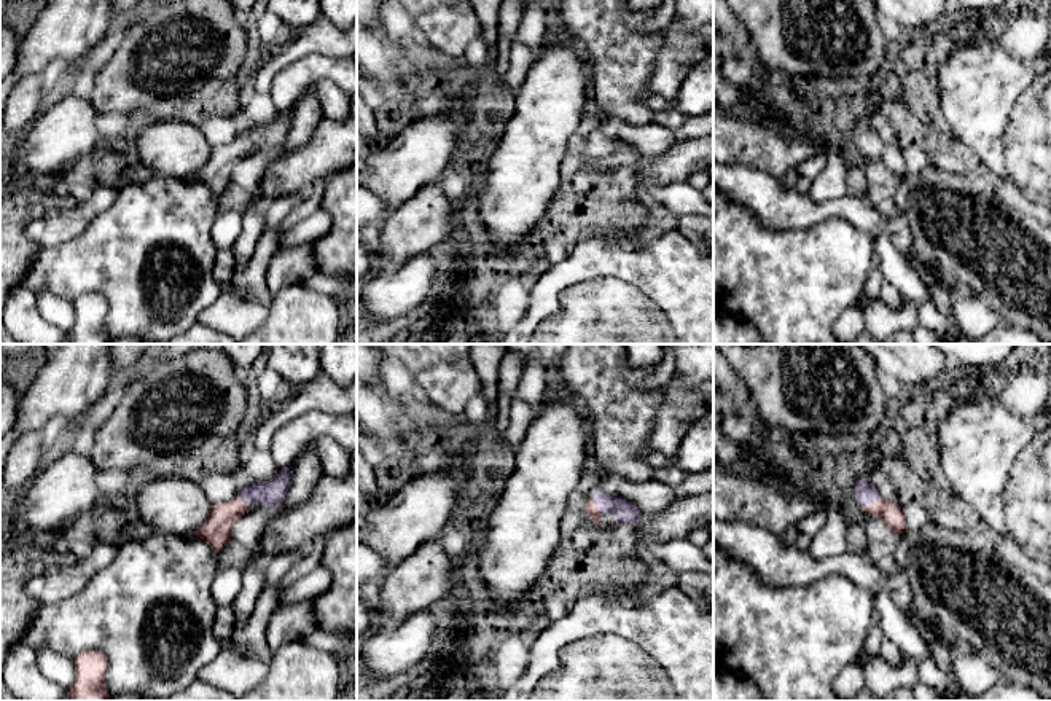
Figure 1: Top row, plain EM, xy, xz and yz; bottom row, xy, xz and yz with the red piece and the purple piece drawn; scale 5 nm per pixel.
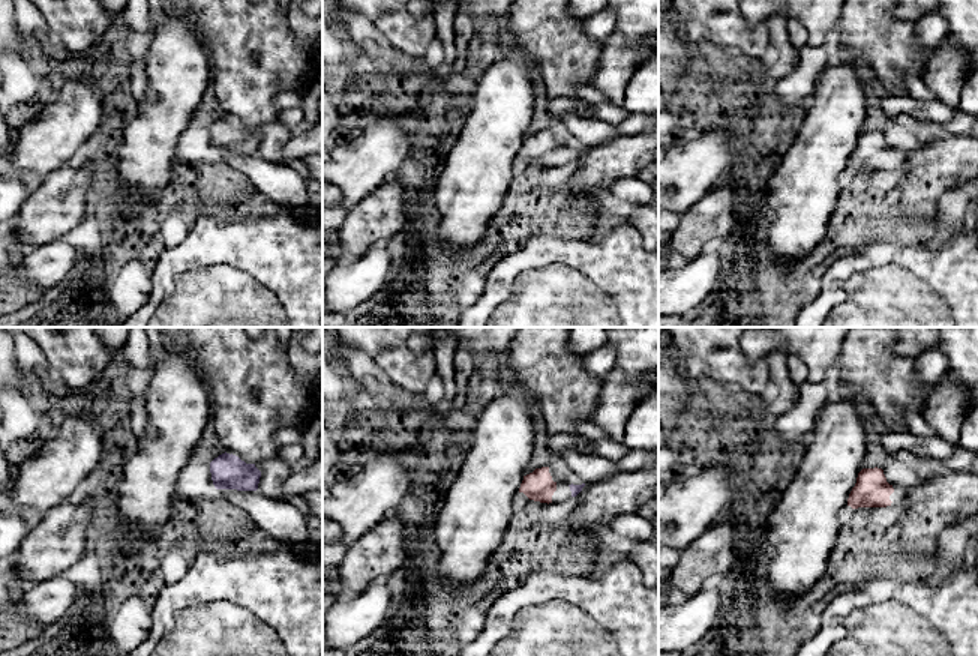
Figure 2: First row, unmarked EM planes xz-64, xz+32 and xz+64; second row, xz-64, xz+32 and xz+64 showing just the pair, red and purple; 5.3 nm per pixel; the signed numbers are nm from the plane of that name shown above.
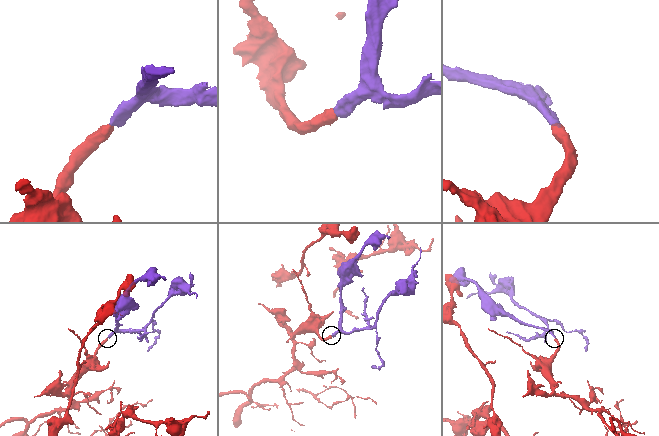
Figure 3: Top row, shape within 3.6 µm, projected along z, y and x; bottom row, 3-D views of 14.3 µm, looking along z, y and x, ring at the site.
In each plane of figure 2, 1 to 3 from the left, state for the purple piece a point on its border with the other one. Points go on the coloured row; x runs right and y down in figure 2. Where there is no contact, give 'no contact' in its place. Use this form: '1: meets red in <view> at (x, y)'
1: no contact
2: no contact
3: no contact

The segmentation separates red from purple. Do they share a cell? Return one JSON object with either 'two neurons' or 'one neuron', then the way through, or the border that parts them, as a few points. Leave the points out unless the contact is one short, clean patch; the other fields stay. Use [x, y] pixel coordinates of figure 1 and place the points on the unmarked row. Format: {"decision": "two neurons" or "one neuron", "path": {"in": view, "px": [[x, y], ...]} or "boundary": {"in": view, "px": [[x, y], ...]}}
{"decision": "one neuron", "path": {"in": "yz", "px": [[887, 153], [871, 145], [865, 136]]}}

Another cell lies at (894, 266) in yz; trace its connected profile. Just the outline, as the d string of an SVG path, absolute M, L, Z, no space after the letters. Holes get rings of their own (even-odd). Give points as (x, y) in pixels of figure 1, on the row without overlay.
M887 234L873 237L874 263L903 298L912 301L932 301L927 285L919 279L904 255L892 244Z

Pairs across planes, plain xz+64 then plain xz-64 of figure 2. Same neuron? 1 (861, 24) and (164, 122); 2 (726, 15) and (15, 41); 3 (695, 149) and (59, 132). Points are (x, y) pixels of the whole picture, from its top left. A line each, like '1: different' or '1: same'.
1: different
2: different
3: same

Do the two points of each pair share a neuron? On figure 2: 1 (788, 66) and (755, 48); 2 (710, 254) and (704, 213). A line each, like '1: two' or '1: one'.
1: two
2: two

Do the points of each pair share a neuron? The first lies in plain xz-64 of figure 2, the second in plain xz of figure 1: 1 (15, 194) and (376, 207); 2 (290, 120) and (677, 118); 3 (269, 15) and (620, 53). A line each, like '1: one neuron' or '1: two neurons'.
1: one neuron
2: one neuron
3: one neuron

